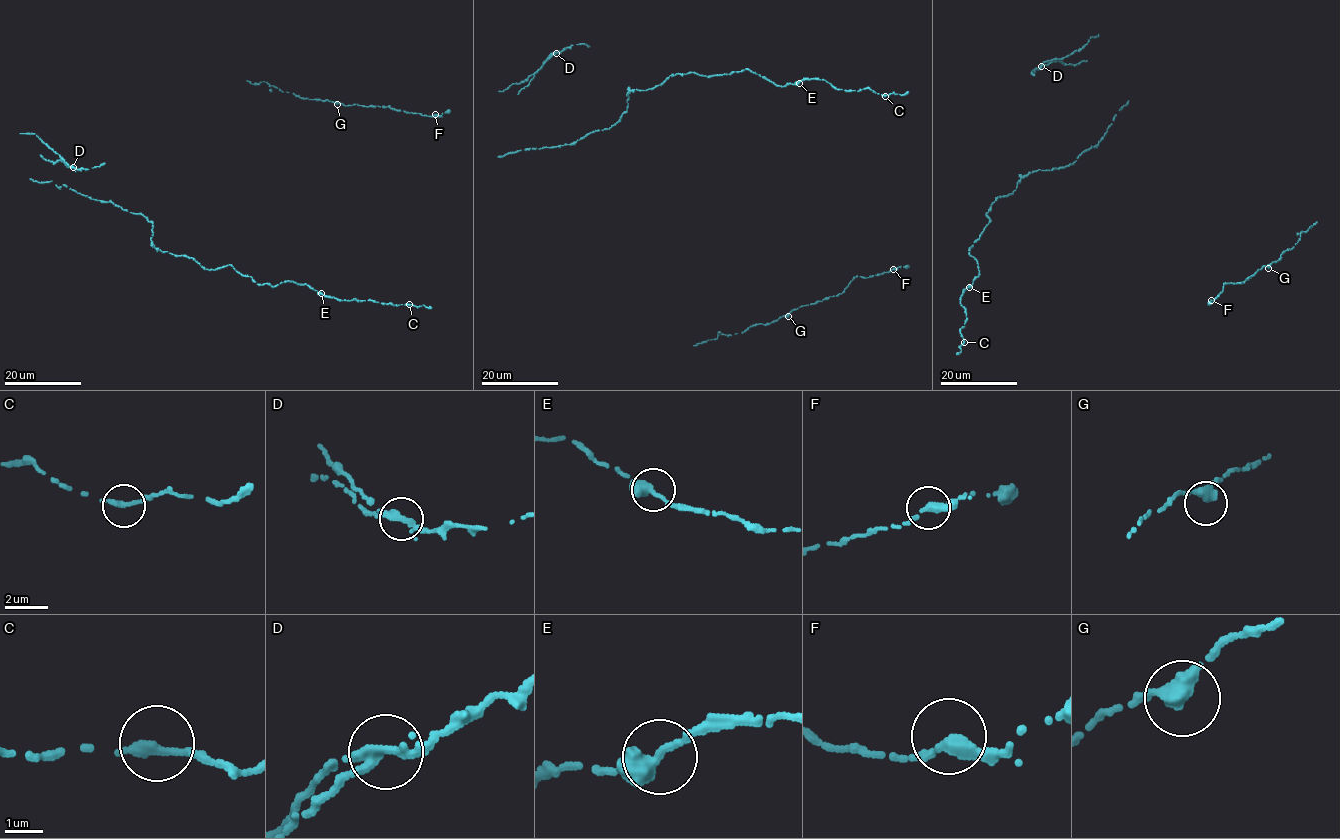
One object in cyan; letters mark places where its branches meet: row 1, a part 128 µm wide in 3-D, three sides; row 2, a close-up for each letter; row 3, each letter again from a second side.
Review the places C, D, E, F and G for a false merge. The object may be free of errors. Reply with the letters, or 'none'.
D

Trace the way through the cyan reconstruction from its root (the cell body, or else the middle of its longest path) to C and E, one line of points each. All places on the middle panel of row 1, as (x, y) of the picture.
C: (773, 82), (783, 86), (816, 78), (825, 80), (836, 89), (859, 91), (869, 88), (885, 96)
E: (773, 82), (783, 86), (799, 83)

